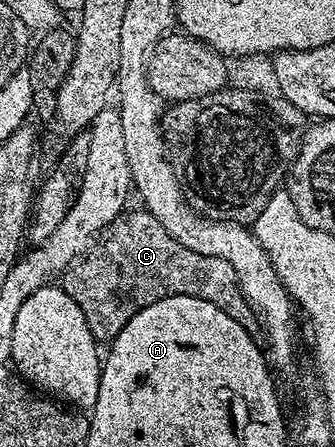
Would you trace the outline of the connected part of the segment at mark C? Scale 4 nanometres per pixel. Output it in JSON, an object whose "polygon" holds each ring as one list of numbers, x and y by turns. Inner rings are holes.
{"polygon":[[129,215,119,219,119,227,111,231,111,239,94,244,82,259,75,260,61,276,63,290,77,301,77,309,85,313,85,325,93,333,96,344,107,345,125,329,125,325,141,308,165,297,188,295,209,301,235,319,246,320,247,300,239,292,235,270,219,255,202,255,178,239,169,237,160,223,148,215]]}

